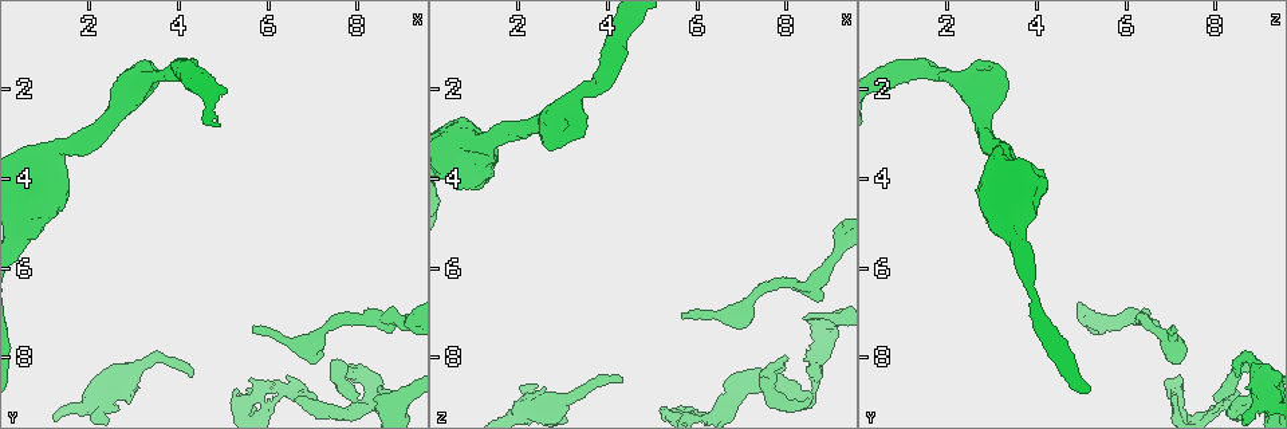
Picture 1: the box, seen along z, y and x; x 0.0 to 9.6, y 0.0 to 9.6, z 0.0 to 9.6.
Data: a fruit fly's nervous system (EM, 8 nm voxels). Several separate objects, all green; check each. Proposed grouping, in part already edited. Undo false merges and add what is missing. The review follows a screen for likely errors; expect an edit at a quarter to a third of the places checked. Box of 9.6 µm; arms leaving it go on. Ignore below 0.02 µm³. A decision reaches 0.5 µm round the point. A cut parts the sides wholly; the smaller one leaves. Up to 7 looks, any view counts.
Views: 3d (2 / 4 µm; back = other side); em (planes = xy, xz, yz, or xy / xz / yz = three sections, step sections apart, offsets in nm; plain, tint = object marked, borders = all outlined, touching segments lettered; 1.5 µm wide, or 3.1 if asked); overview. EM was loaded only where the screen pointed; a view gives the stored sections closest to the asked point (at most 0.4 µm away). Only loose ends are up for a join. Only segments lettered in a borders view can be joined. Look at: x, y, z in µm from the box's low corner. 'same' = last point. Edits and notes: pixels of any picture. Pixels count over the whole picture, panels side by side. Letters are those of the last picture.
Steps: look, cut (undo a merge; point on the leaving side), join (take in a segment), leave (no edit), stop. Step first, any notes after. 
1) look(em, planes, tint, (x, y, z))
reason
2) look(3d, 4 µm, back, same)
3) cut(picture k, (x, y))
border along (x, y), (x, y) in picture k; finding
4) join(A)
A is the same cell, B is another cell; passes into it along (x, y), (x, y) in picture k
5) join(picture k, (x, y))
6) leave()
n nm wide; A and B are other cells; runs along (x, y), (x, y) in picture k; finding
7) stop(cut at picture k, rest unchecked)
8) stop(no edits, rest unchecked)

look(em, xy, step 4, borders, (5.65, 7.45, 7.05))
thin end

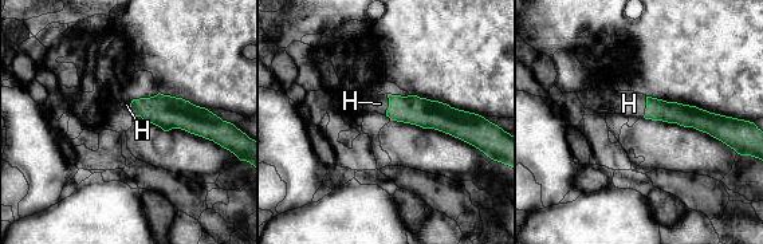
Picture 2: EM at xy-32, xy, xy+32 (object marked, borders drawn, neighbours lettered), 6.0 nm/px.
look(em, planes, borders, same)
another direction

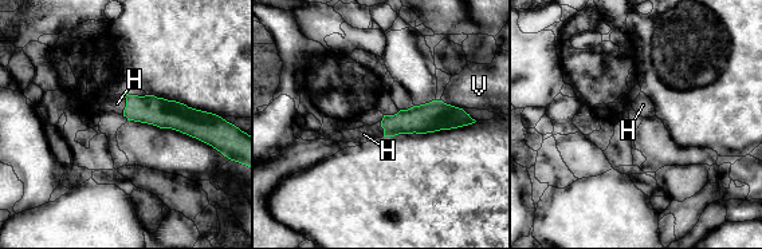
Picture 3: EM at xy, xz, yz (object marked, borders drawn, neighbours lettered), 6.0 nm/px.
join(H)
H is the same cell, V is another cell; it goes on there

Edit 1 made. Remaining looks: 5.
look(em, planes, borders, (8.40, 9.00, 7.10))
free end

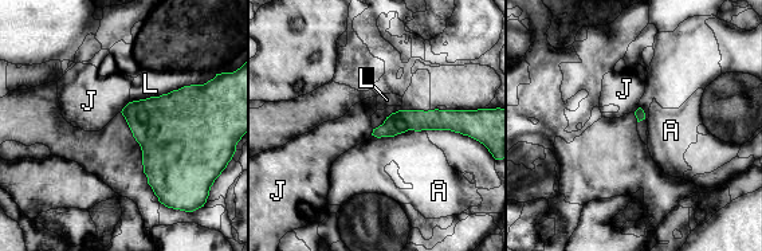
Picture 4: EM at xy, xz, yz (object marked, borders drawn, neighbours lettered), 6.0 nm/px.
leave()
A, J and L are other cells; runs along (458, 124), (400, 121), (376, 132) in picture 4; none of them fits

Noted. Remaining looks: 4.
look(3d, 4 µm, (4.35, 8.25, 8.50))
free end

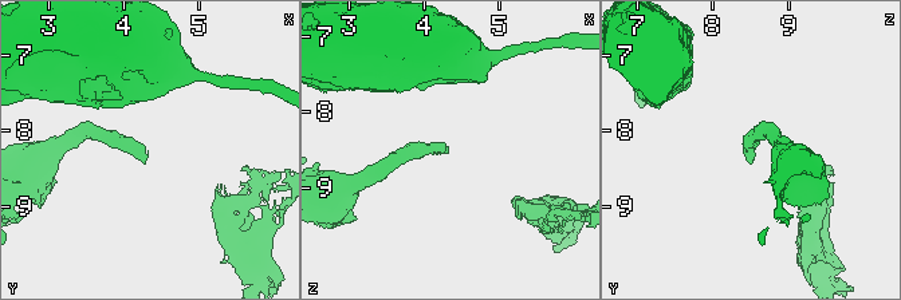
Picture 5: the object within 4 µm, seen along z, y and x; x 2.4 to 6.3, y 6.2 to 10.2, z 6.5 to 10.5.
look(em, planes, plain, (4.35, 8.25, 8.50))
now the EM

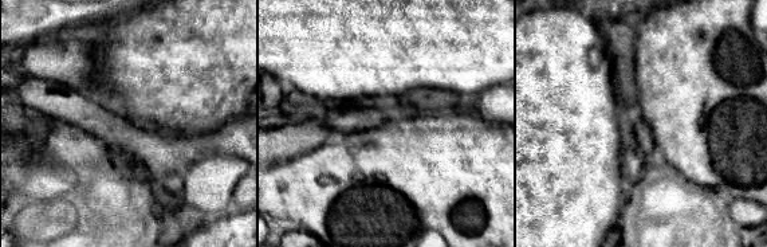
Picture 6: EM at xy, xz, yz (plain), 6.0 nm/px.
look(em, planes, borders, same)
see the neighbours

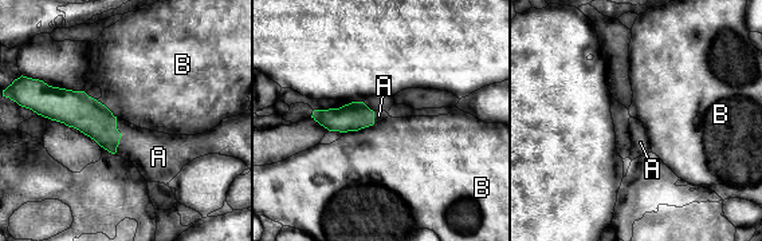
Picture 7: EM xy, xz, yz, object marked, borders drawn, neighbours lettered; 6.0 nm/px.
join(A)
170 nm wide; A is the same cell, B is another cell; passes into it along (86, 114), (120, 135), (156, 155) in picture 7; the neuron continues

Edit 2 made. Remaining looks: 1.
stop(join at picture 3, join at picture 7, rest unchecked)

